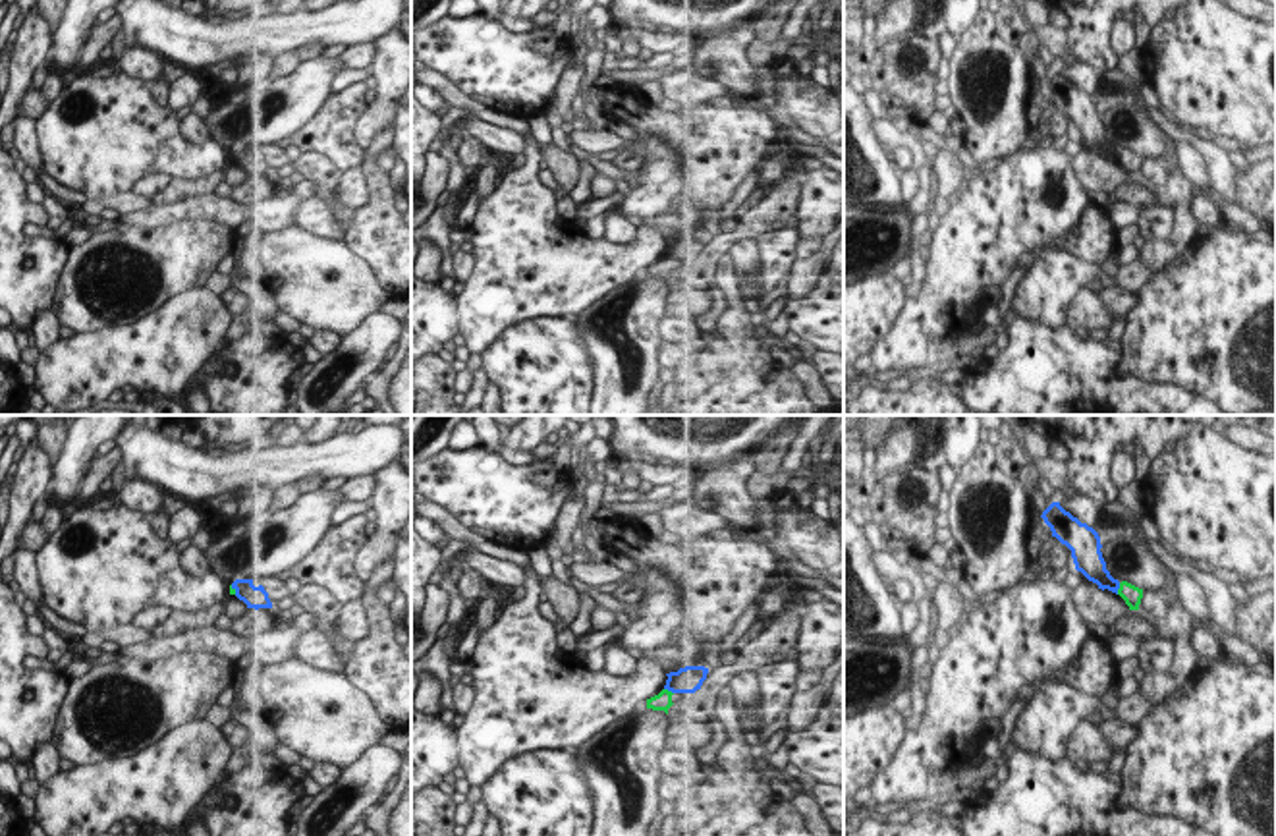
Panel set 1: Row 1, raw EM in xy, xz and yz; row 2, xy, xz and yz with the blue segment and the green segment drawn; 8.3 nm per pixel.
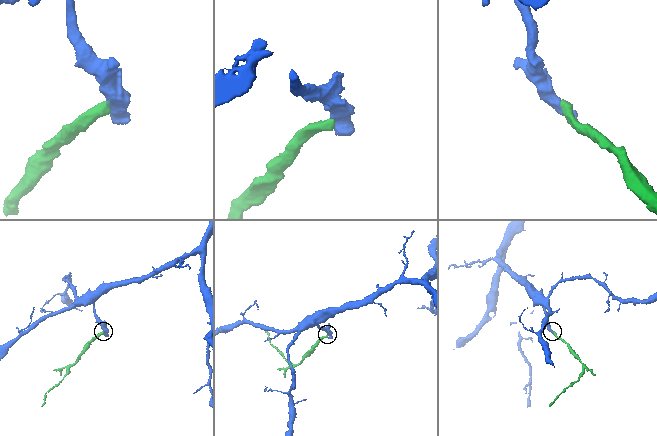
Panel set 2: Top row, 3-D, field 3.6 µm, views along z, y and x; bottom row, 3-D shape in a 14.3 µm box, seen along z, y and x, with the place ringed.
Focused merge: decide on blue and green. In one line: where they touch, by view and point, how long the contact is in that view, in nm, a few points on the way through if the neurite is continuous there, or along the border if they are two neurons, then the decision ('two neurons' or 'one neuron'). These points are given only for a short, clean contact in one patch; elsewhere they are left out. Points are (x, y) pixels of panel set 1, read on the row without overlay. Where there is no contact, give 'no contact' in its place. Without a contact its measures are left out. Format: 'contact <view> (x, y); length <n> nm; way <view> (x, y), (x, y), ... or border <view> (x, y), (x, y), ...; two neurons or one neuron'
contact yz (1118, 155); length 100 nm; border yz (1120, 151), (1116, 161); two neurons

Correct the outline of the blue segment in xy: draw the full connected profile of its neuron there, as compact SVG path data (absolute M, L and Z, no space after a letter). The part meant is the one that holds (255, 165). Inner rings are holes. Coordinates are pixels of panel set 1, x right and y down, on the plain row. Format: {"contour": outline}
{"contour": "M236 147L232 151L236 164L247 172L247 176L272 176L268 160L263 153L255 154L253 147Z"}

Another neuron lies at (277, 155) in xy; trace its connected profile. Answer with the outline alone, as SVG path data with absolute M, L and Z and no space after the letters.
M263 145L263 147L253 147L253 153L259 154L263 153L264 158L268 160L268 166L274 176L282 176L284 172L291 170L291 158L286 151L286 145Z

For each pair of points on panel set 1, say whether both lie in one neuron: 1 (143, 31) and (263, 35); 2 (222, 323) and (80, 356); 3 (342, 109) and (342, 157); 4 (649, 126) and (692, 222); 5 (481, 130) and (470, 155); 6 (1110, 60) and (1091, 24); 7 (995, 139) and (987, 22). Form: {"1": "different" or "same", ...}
{"1": "same", "2": "same", "3": "same", "4": "same", "5": "different", "6": "same", "7": "same"}

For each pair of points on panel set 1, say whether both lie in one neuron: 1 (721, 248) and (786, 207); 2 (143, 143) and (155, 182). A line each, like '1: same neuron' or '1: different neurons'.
1: same neuron
2: different neurons

